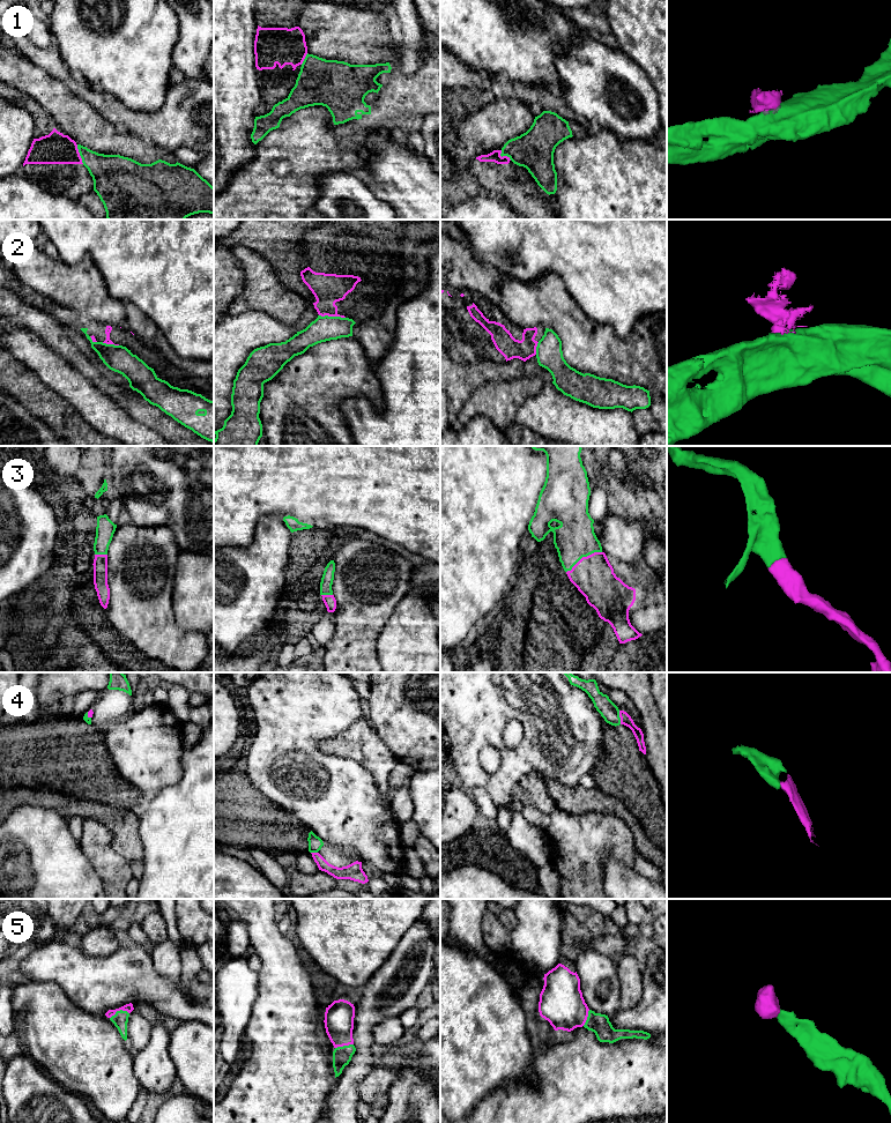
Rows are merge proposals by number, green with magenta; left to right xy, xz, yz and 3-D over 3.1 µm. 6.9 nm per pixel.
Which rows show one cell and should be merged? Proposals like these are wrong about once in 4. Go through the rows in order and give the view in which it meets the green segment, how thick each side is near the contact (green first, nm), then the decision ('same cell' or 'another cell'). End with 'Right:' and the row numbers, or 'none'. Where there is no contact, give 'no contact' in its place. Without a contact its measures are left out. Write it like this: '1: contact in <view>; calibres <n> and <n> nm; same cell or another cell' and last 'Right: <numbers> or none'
1: contact in xy; calibres 260 and 220 nm; another cell
2: contact in xz; calibres 180 and 200 nm; another cell
3: contact in yz; calibres 280 and 280 nm; same cell
4: contact in yz; calibres 120 and 80 nm; same cell
5: contact in xy; calibres 110 and 60 nm; same cell
Right: 3, 4, 5

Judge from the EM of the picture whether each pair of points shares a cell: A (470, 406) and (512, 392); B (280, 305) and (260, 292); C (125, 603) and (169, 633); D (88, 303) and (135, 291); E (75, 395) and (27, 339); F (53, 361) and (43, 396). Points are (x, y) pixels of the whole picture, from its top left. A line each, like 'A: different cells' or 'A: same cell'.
A: same cell
B: same cell
C: same cell
D: different cells
E: same cell
F: different cells

